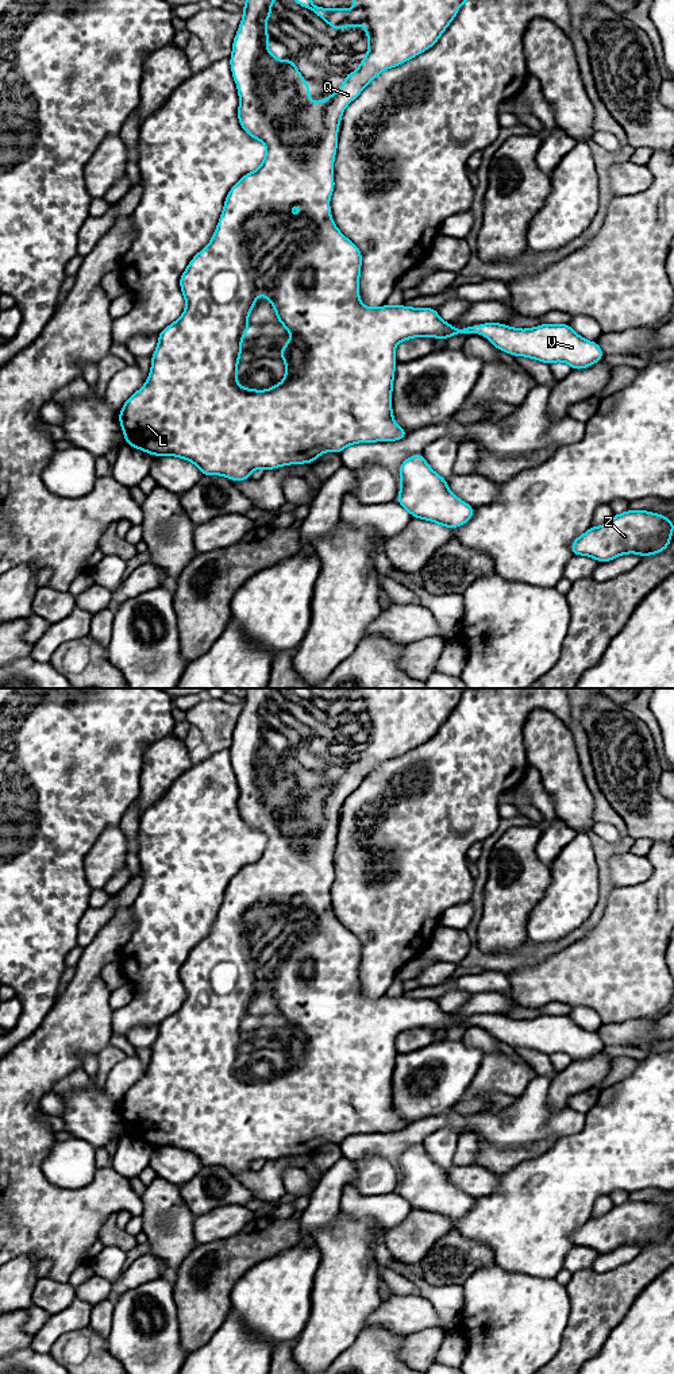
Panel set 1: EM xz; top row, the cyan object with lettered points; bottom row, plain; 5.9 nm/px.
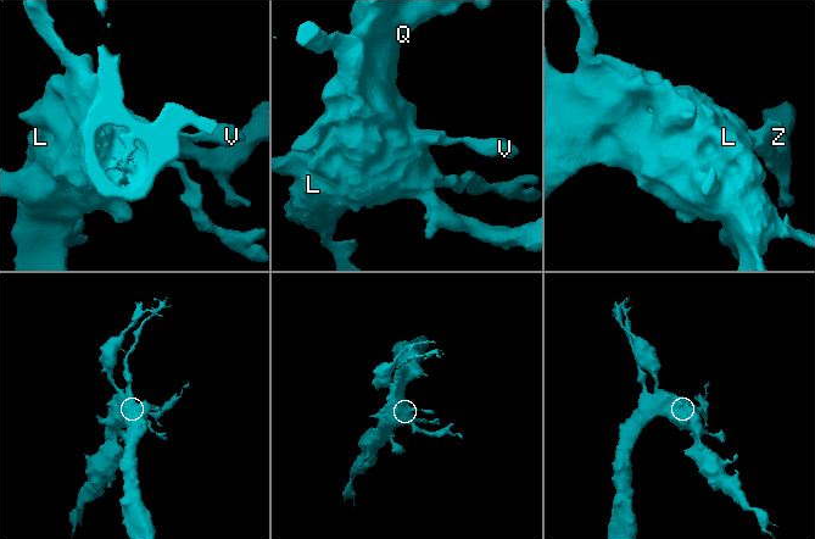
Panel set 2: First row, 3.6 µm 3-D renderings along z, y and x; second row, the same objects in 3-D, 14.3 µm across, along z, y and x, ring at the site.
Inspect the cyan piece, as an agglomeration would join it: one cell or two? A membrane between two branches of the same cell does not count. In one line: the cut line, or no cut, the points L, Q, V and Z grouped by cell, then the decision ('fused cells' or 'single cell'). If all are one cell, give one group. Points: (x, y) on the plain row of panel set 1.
cut none; groups L Q V Z; single cell

